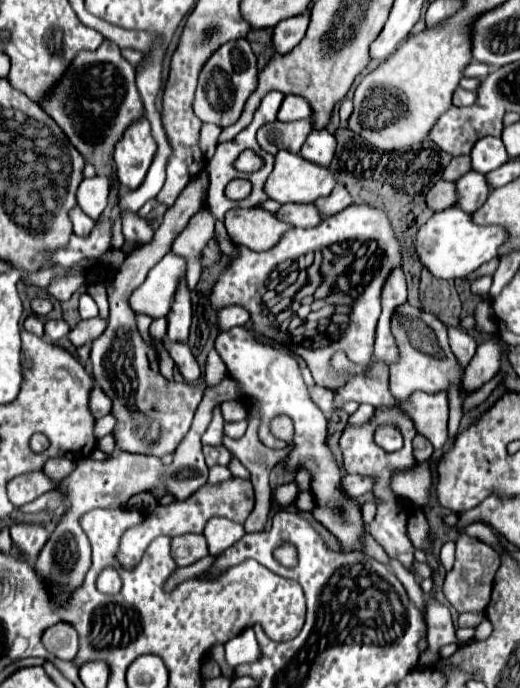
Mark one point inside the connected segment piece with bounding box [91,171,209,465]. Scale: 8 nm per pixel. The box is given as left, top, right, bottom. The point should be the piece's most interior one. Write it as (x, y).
(153, 415)

